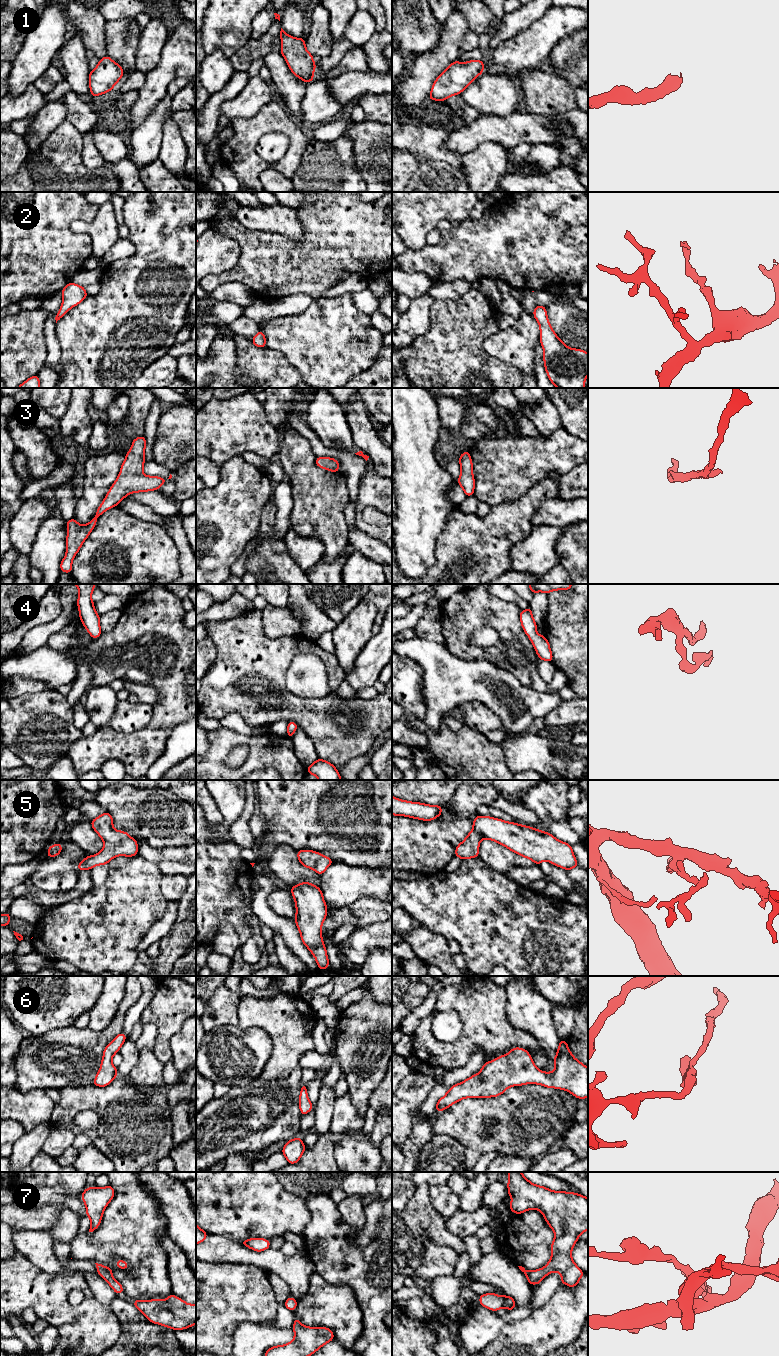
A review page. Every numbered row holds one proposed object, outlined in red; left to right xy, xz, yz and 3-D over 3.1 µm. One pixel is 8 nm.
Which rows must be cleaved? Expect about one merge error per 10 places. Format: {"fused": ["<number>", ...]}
{"fused": []}

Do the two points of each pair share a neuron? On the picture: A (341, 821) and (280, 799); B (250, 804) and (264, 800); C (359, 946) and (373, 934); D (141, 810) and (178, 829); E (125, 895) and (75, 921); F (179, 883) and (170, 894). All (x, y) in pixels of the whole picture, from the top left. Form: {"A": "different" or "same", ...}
{"A": "same", "B": "different", "C": "same", "D": "same", "E": "same", "F": "same"}

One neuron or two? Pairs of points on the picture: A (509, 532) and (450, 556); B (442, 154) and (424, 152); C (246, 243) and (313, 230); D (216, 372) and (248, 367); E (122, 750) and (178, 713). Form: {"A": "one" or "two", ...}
{"A": "one", "B": "one", "C": "one", "D": "two", "E": "one"}

